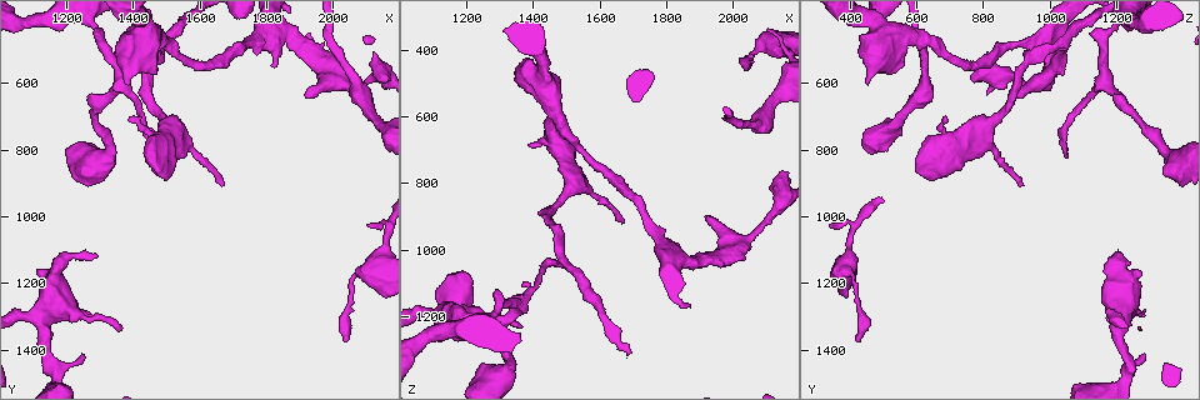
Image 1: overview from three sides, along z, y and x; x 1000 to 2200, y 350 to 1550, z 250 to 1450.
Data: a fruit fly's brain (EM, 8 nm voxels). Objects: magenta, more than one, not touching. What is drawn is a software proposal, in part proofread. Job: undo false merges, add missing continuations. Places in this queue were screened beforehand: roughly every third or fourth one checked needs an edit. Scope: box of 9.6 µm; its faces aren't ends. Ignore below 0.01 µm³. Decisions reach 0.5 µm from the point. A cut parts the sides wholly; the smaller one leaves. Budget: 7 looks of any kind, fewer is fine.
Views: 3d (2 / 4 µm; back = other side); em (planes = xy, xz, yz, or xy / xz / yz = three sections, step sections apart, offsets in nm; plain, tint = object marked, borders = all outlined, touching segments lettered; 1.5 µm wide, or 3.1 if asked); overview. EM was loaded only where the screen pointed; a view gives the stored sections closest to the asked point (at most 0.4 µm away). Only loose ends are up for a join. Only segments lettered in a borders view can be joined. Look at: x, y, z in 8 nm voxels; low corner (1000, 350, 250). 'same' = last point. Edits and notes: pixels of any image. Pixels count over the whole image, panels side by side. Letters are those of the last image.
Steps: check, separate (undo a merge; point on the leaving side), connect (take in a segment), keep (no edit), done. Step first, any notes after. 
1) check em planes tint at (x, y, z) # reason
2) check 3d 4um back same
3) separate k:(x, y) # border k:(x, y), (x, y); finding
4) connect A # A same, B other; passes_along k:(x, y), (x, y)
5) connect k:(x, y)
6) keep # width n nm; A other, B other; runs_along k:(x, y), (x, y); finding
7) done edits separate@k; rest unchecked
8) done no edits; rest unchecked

check 3d 2um at (2100, 1020, 340) # tapers out

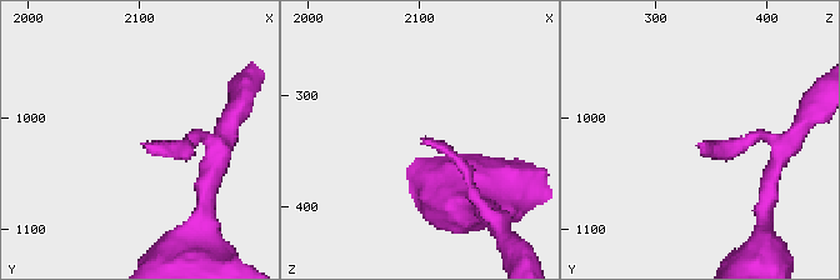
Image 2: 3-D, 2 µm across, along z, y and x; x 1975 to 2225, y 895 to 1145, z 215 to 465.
check em planes borders at (2100, 1024, 342)

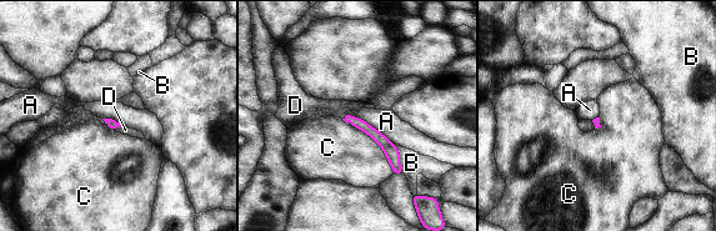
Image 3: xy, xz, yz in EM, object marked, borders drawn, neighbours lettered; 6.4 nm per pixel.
keep # A other, B other, C other, D other; runs_along 3:(348, 119), (391, 151), (396, 169); none of them fits

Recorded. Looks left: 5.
check em yz step 4 tint at (2050, 1230, 420) # abrupt turn

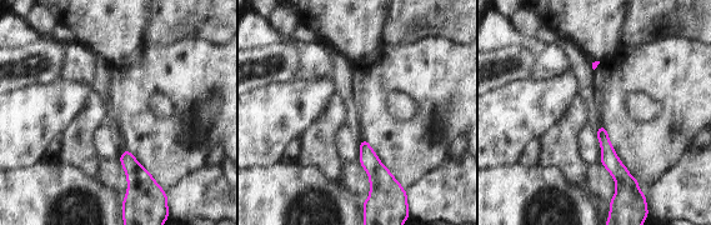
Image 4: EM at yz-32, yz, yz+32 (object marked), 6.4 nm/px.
check em planes borders same # cut it another way

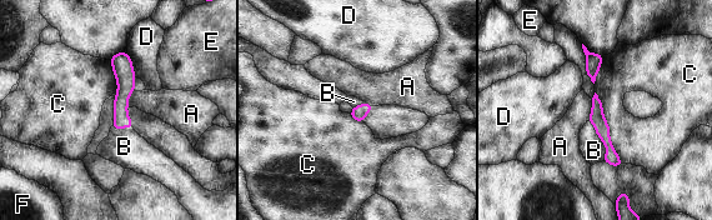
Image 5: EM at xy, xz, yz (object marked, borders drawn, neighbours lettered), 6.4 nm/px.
keep # A other, B other, C other, D other, E other, F other; border 5:(595, 91), (611, 144), (623, 163); all the same neuron

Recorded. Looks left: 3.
check 3d 4um at (1920, 640, 900) # thick end

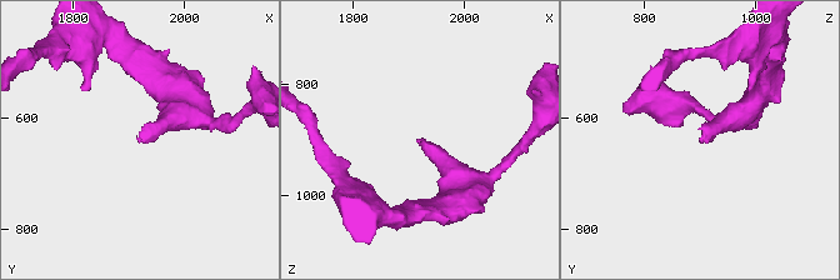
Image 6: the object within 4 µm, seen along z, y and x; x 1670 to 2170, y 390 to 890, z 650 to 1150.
check em xy step 4 borders at (1915, 640, 900) # shape alone is not enough

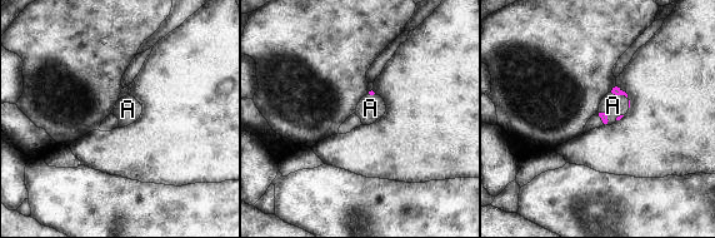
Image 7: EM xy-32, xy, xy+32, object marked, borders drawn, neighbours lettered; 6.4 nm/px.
check em planes borders same

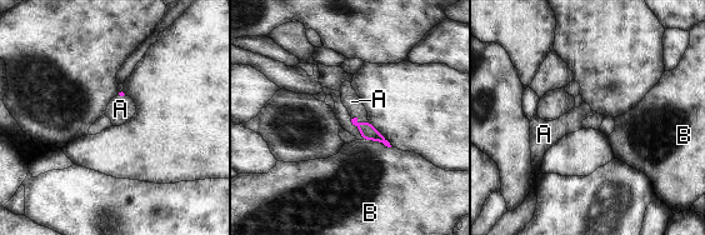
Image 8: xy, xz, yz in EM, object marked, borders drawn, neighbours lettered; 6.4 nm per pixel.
connect A # longest_contact B 190 nm; A same, B other; it goes on there

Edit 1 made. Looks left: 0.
done edits connect@8; rest unchecked

